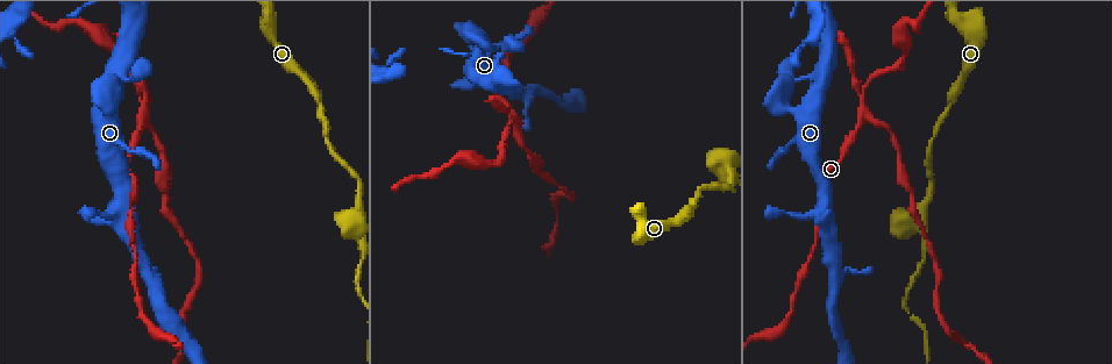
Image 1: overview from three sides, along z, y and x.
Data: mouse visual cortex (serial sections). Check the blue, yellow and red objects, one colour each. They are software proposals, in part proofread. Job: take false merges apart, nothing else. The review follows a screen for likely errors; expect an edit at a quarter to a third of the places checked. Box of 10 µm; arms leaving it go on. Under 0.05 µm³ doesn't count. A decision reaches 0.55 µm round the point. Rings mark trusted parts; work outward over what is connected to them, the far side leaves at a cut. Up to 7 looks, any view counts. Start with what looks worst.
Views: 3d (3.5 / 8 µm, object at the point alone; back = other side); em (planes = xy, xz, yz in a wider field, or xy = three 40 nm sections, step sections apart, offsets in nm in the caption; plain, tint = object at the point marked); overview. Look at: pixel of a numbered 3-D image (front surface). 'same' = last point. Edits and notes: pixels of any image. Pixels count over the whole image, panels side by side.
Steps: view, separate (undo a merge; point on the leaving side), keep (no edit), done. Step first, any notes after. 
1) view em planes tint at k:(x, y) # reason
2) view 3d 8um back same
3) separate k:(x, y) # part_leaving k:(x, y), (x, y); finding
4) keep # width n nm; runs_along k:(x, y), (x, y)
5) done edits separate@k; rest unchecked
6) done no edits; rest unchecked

view 3d 8um back at 1:(515, 123) # two arms at a narrow angle

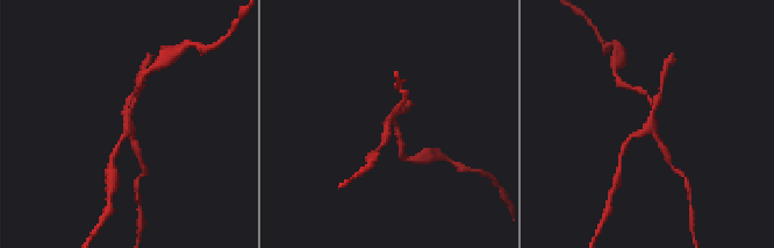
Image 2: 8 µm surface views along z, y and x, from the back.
view 3d 3.5um same # zoom in

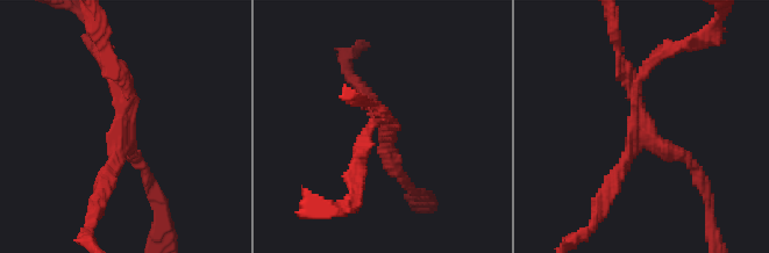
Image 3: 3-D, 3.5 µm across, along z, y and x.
separate 3:(387, 164) # two cells meet here

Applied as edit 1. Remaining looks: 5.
view 3d 3.5um at 1:(346, 222)

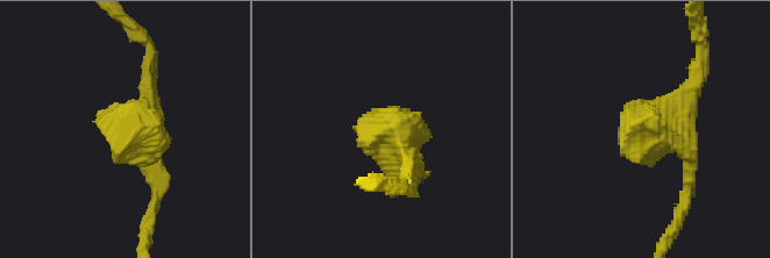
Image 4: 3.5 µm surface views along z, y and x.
keep # runs_along 4:(148, 104), (140, 136), (105, 122); continuous, no second cell

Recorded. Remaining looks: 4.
view 3d 3.5um at 1:(109, 108) # abrupt turn

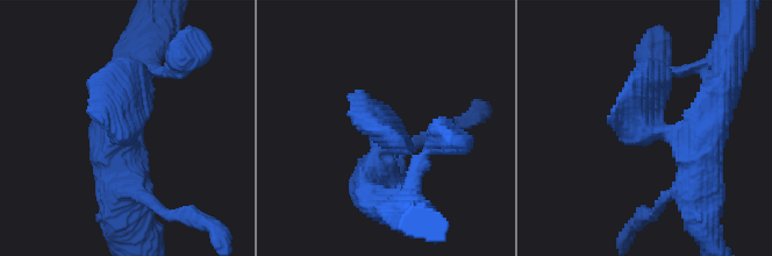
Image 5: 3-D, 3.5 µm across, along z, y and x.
view em xy step 2 tint at 5:(639, 126) # now the EM

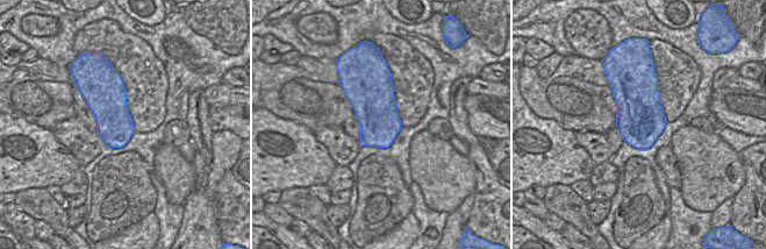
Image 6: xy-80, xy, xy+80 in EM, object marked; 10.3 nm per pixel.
keep # runs_along 5:(701, 177), (692, 142), (638, 123), (647, 59); all the same cell

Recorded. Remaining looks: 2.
done edits separate@3; rest unchecked

